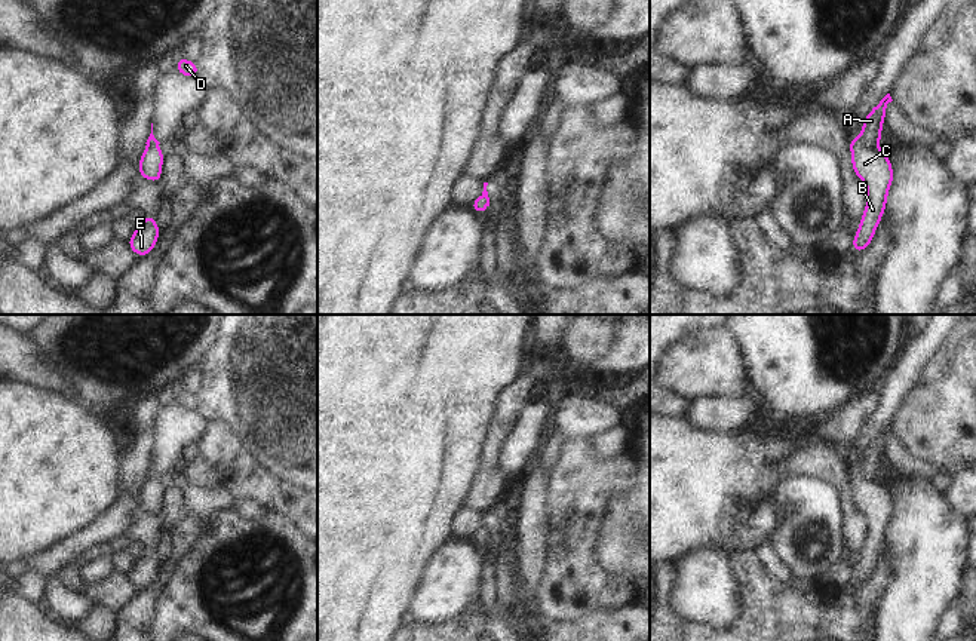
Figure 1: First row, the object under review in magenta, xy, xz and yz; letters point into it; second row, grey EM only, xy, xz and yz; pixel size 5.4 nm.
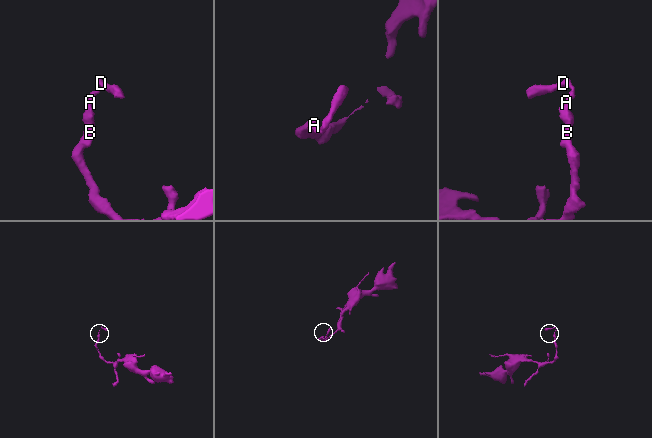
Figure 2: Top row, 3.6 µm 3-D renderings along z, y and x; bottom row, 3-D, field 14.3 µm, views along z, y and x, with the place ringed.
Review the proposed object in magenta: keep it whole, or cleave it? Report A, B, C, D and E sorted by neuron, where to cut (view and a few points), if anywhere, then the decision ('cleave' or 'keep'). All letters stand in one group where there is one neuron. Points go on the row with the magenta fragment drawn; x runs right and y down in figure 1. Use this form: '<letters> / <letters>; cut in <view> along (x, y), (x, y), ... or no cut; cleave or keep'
A D / B C E; cut in yz along (861, 135), (874, 149); cleave

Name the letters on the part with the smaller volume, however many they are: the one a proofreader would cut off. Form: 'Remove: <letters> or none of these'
Remove: A, D

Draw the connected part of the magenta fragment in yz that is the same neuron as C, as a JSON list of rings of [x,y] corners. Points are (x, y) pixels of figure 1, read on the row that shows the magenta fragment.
[[[862,137],[850,138],[848,147],[853,156],[851,169],[866,184],[868,200],[860,227],[851,242],[851,249],[859,254],[865,251],[875,234],[887,206],[887,191],[893,184],[893,166],[884,150],[868,147]]]

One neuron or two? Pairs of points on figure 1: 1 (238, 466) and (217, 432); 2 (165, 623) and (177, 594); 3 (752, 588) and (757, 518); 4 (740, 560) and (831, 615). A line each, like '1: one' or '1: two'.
1: one
2: one
3: two
4: one

